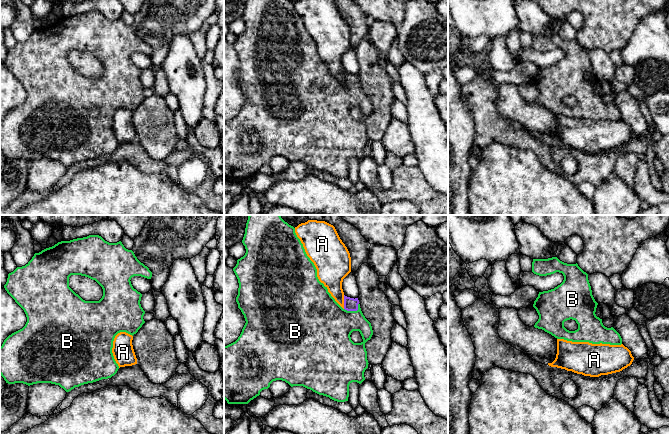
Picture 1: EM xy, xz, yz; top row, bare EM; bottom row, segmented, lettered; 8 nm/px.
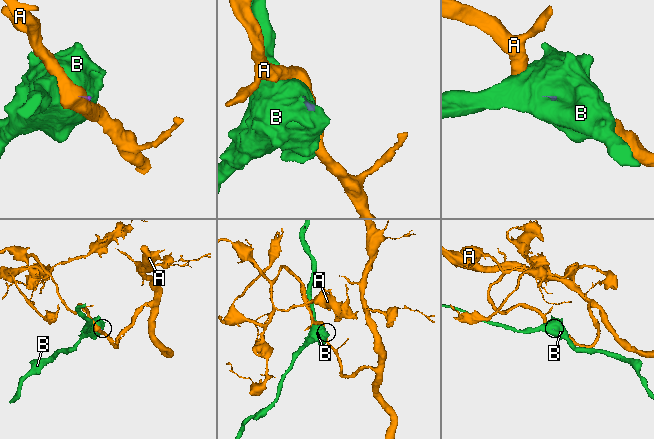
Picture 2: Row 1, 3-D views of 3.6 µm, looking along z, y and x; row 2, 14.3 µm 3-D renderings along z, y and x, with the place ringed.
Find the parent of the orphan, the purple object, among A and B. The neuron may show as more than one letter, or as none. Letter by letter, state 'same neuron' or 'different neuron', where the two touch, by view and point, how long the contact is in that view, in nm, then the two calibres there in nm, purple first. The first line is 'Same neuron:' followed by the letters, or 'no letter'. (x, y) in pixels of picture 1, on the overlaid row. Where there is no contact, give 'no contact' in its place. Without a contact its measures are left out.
Same neuron: B
A: different neuron | xz (344, 302) | 110 nm | 110/200 nm
B: same neuron | xz (353, 310) | 130 nm | 110/380 nm

